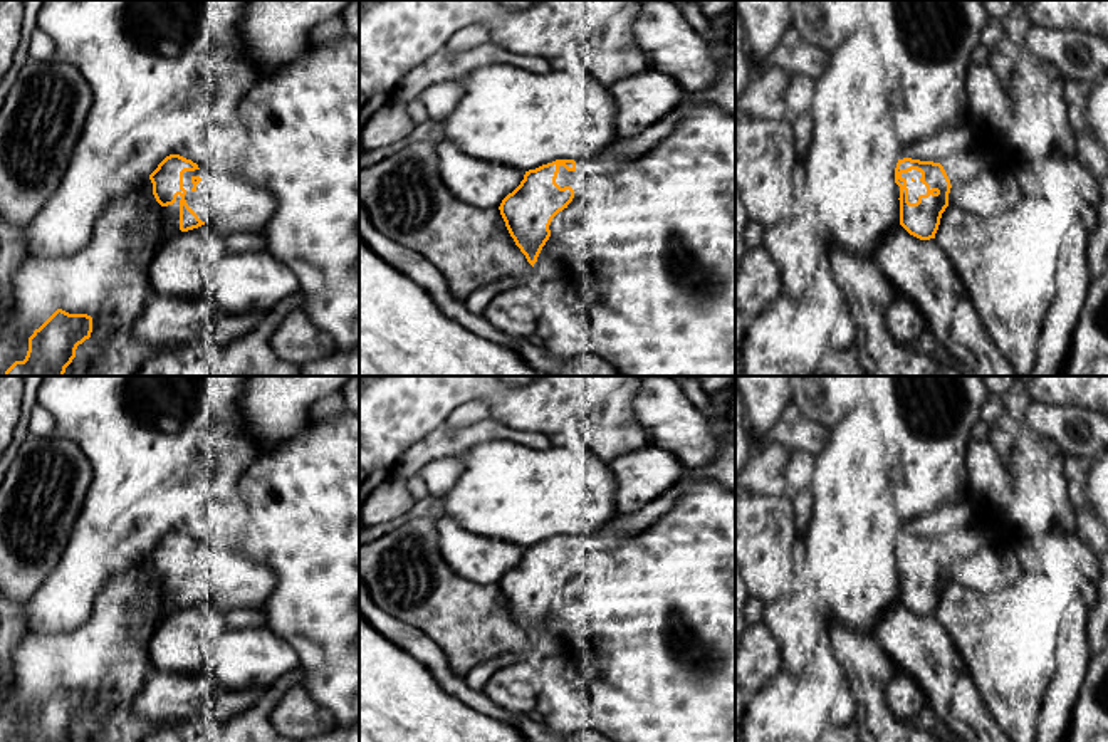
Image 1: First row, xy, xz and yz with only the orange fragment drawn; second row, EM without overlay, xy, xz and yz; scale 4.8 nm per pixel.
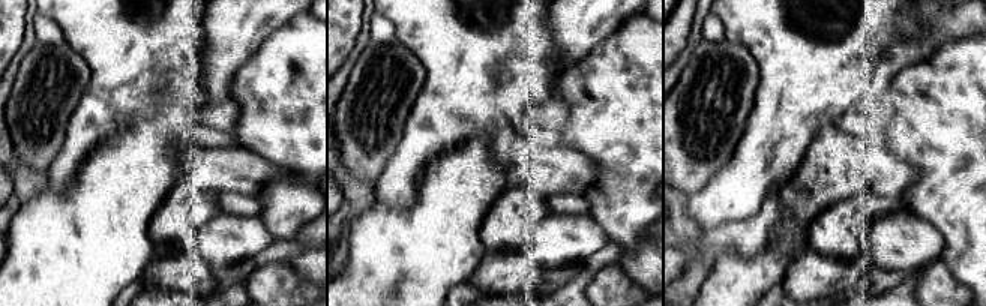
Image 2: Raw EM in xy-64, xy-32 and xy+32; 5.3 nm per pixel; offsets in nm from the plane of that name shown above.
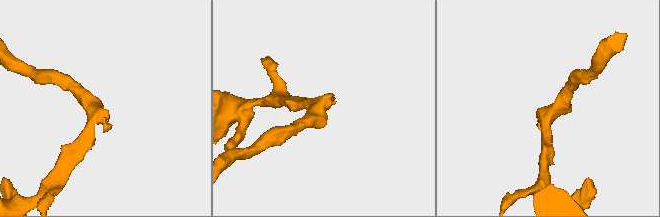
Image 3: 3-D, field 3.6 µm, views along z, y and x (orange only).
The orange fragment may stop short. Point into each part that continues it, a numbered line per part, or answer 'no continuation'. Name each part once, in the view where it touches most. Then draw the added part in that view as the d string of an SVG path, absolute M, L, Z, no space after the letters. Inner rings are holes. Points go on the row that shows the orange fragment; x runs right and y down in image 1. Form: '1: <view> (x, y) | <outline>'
1: xy (247, 209) | M195 170L183 173L183 188L186 190L185 200L188 206L198 215L201 222L210 222L215 213L225 210L223 233L252 233L264 228L275 212L274 196L259 186L235 176L223 183L215 181L206 170Z

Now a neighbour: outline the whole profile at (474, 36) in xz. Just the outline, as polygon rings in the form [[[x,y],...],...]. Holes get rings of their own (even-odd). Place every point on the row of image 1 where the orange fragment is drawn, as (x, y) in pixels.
[[[472,25],[455,32],[447,42],[450,52],[463,52],[490,40],[490,30],[485,25]]]

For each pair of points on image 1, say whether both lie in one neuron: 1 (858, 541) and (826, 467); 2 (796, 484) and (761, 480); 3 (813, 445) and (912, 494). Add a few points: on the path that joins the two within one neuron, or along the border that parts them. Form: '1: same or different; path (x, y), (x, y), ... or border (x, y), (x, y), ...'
1: same; path (853, 522), (853, 497), (845, 485)
2: different; border (791, 450), (786, 469), (788, 491)
3: different; border (801, 415), (816, 420), (828, 430)

